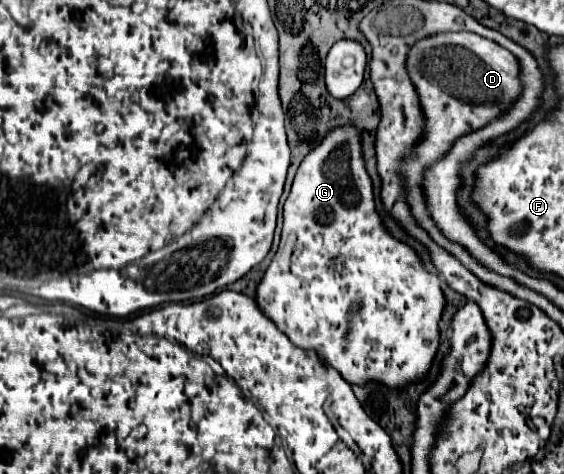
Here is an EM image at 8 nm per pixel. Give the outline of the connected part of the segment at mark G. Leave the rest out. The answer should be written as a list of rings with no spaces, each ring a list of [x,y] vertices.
[[[349,125],[339,127],[339,129],[329,131],[329,135],[323,139],[323,143],[303,159],[303,163],[301,163],[301,167],[295,175],[291,193],[285,201],[285,223],[283,223],[279,251],[275,253],[273,263],[269,265],[263,281],[257,287],[257,303],[271,319],[275,319],[275,325],[291,339],[293,345],[305,347],[305,349],[315,349],[323,357],[323,361],[327,361],[333,369],[337,369],[343,375],[345,381],[367,383],[367,381],[375,379],[379,383],[385,383],[391,389],[401,389],[409,381],[419,381],[431,367],[431,361],[433,361],[437,347],[439,347],[439,339],[437,339],[439,337],[439,319],[441,319],[441,313],[443,313],[443,307],[445,307],[445,297],[443,297],[443,291],[439,287],[439,279],[423,267],[417,253],[409,245],[393,239],[383,229],[381,219],[375,211],[373,185],[371,185],[371,179],[369,179],[365,165],[363,165],[359,141],[361,141],[361,135],[355,127],[349,127]]]

